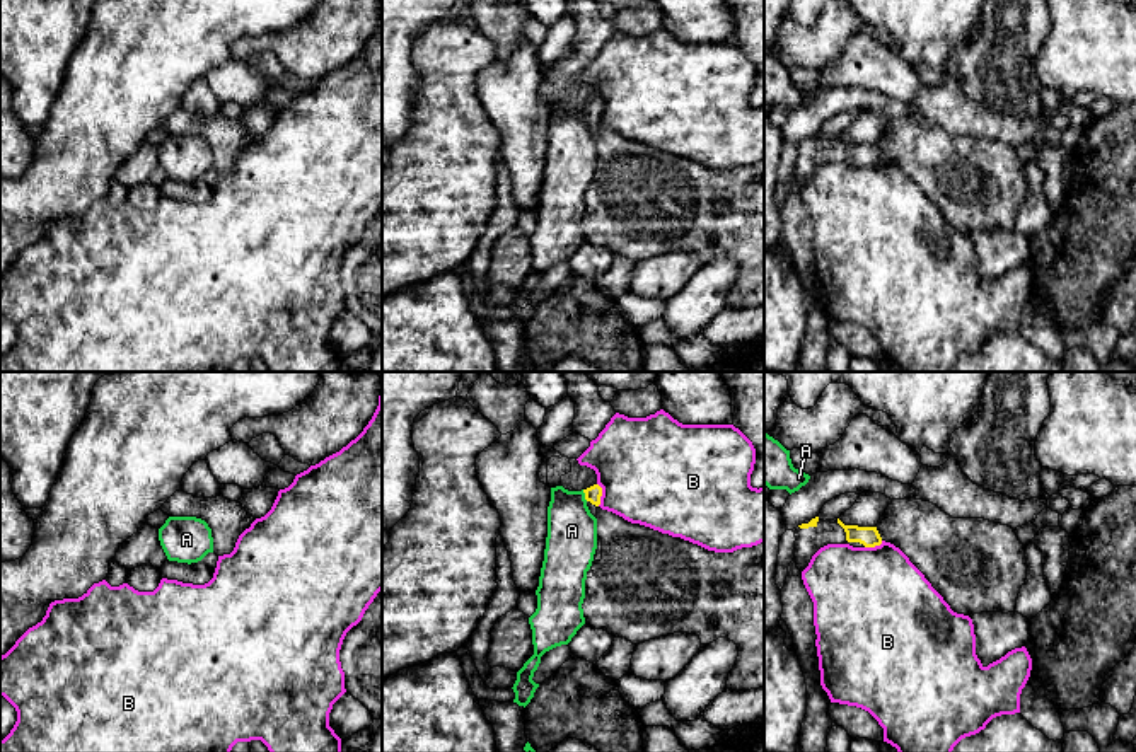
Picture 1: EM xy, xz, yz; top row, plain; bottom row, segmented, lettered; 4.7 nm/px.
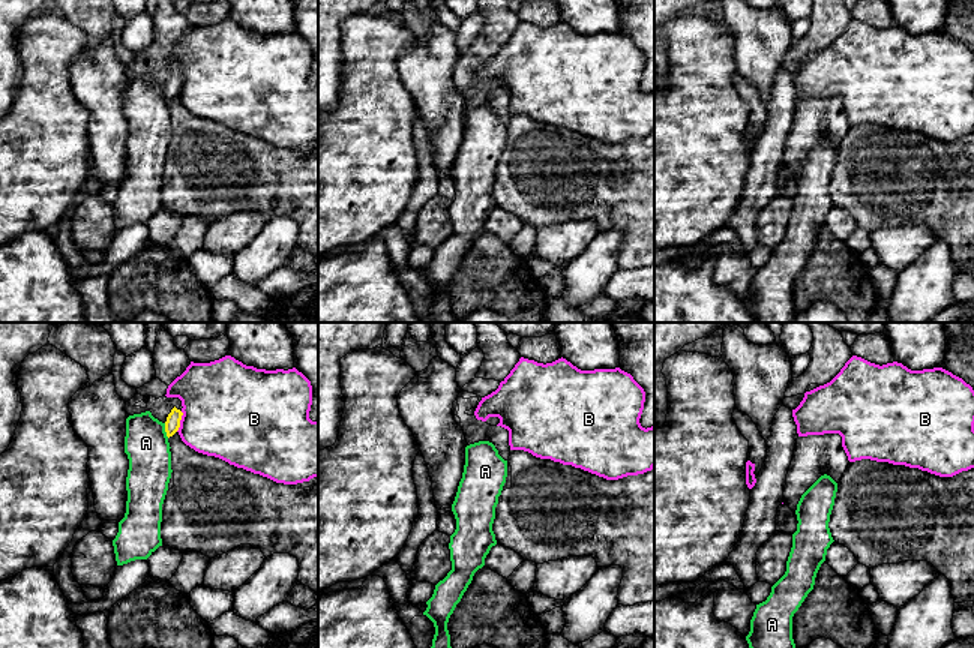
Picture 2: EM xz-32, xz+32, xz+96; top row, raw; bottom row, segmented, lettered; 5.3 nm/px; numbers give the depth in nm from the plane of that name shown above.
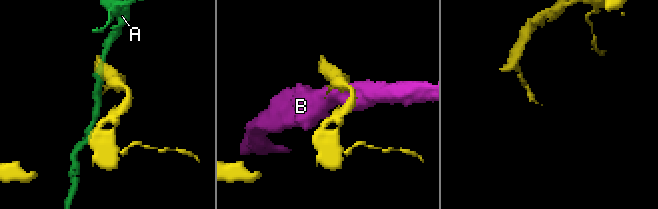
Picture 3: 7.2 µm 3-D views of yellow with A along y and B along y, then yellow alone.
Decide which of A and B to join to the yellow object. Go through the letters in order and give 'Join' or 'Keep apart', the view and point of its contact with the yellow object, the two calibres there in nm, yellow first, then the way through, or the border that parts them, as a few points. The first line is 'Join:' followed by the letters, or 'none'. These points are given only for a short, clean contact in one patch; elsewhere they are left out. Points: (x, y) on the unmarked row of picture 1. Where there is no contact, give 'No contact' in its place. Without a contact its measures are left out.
Join: none
A: Keep apart. Touches yellow at xz (585, 113). Thickness 70 nm (yellow) against 240 nm. Boundary: xz (582, 108), (587, 118)
B: Keep apart. Touches yellow at xz (601, 113). Thickness 70 nm (yellow) against 480 nm

